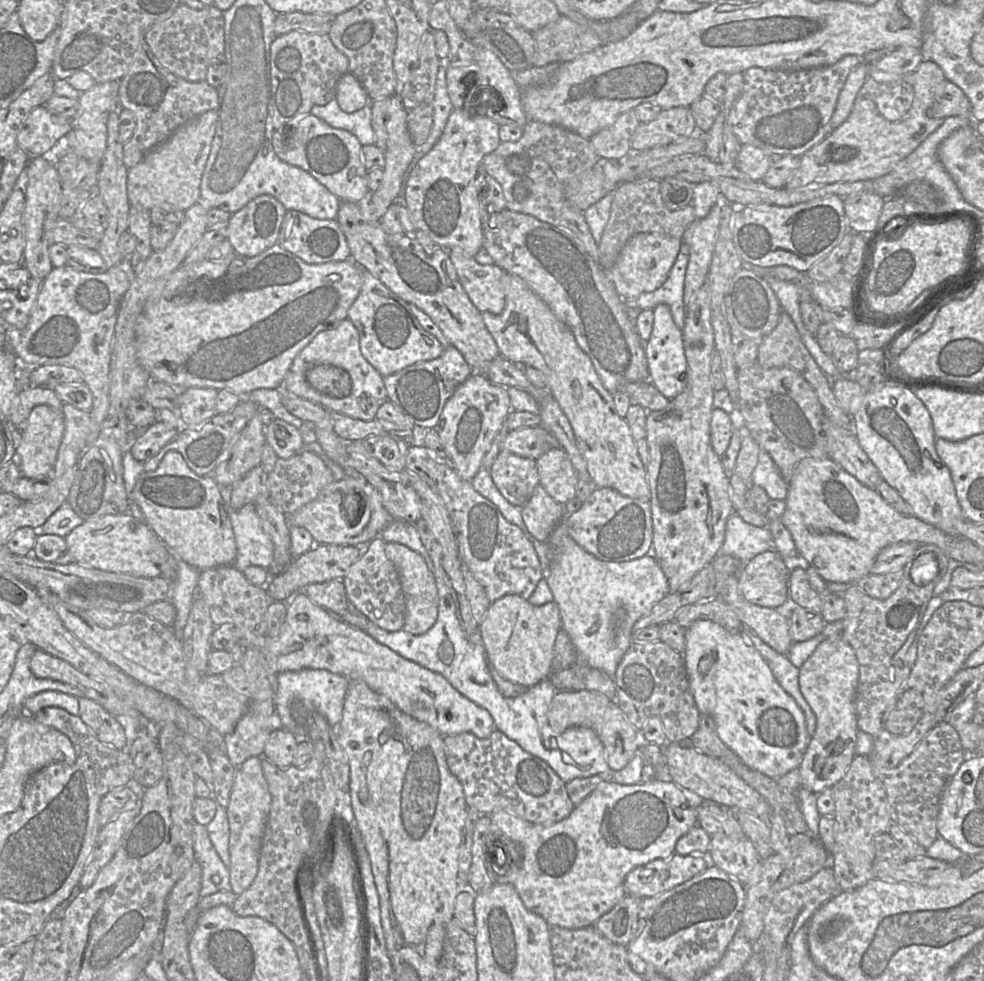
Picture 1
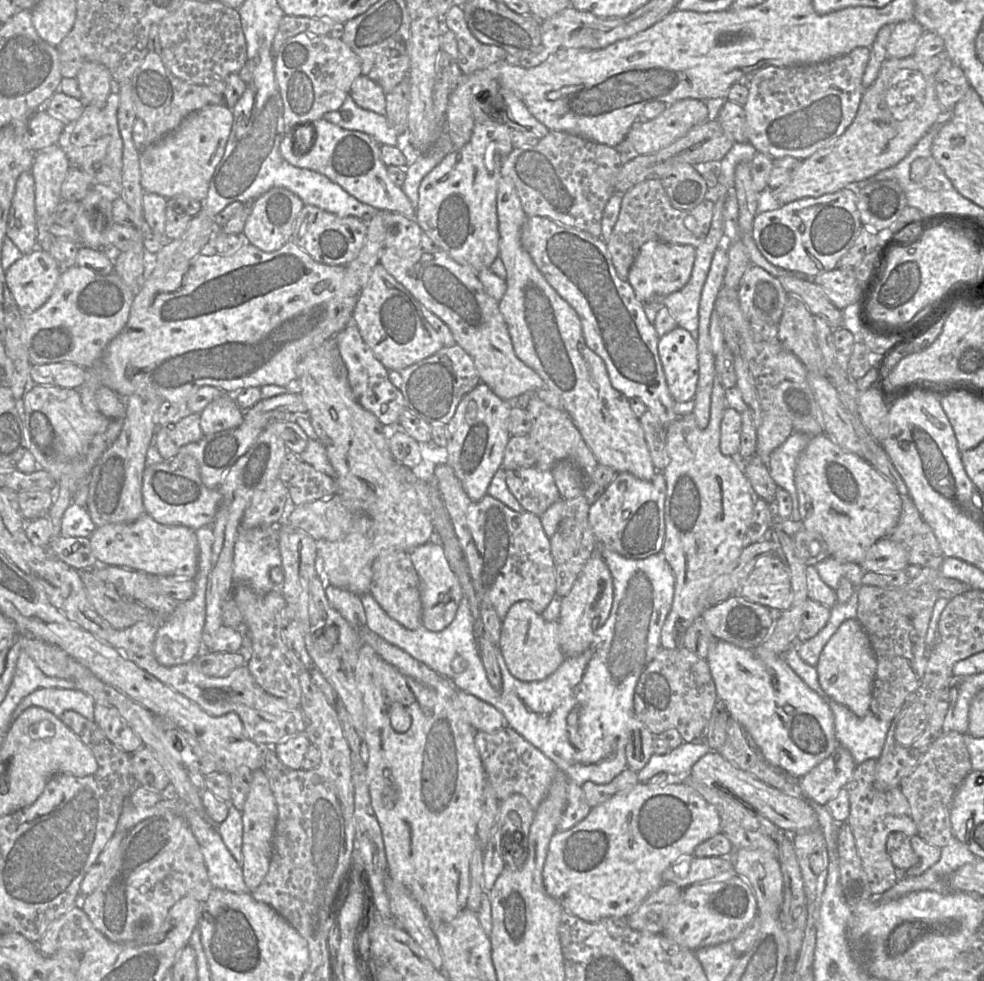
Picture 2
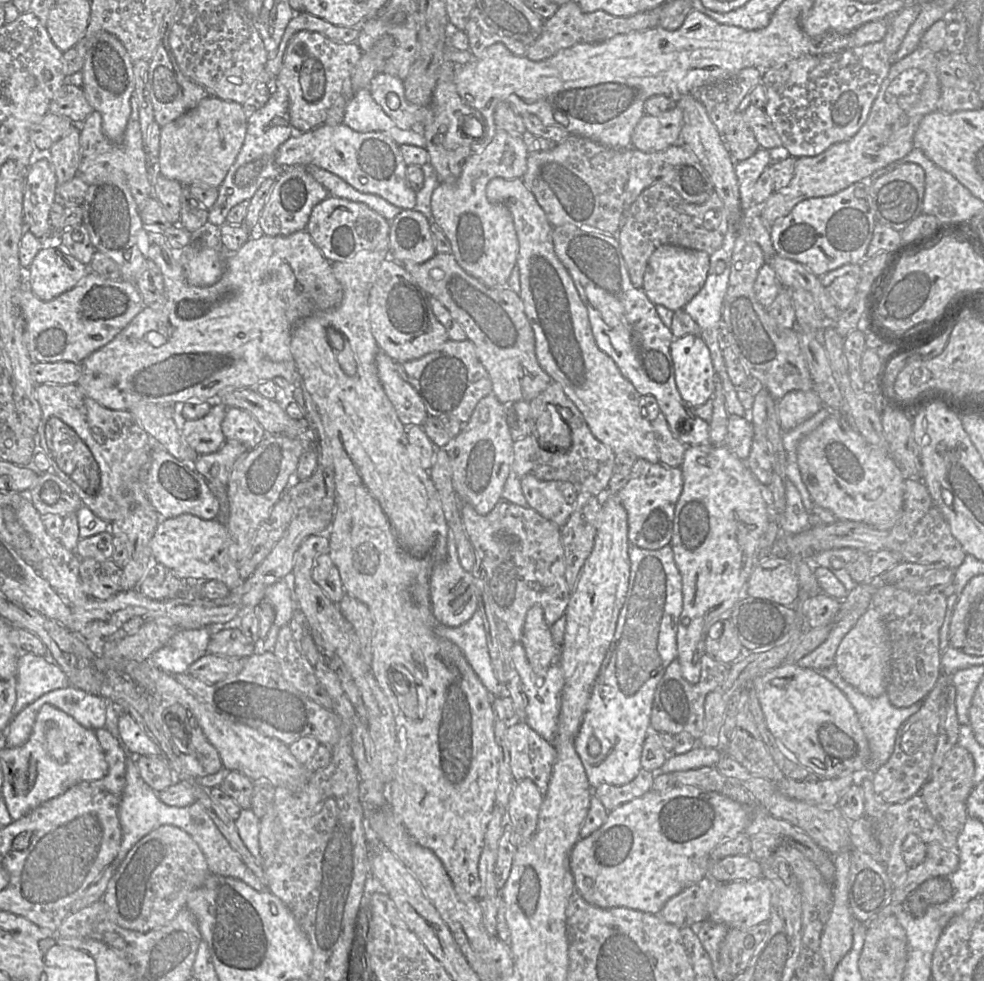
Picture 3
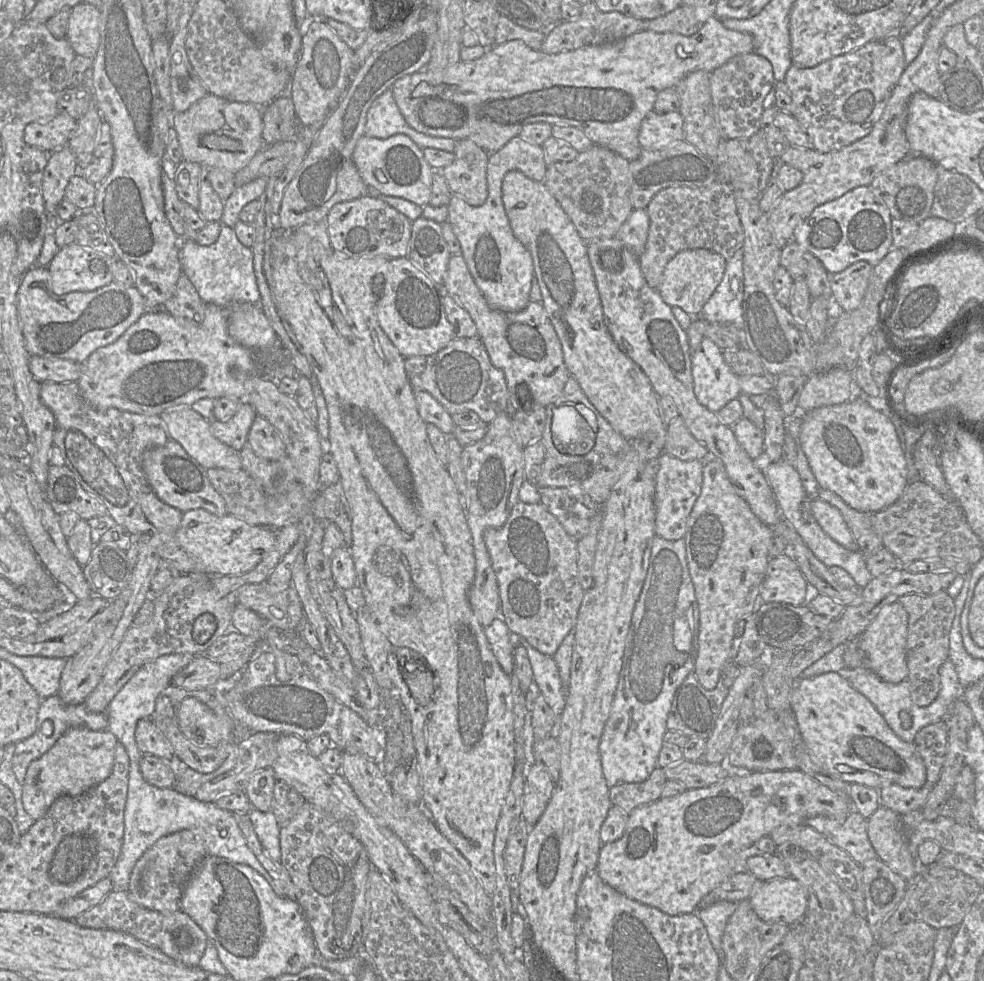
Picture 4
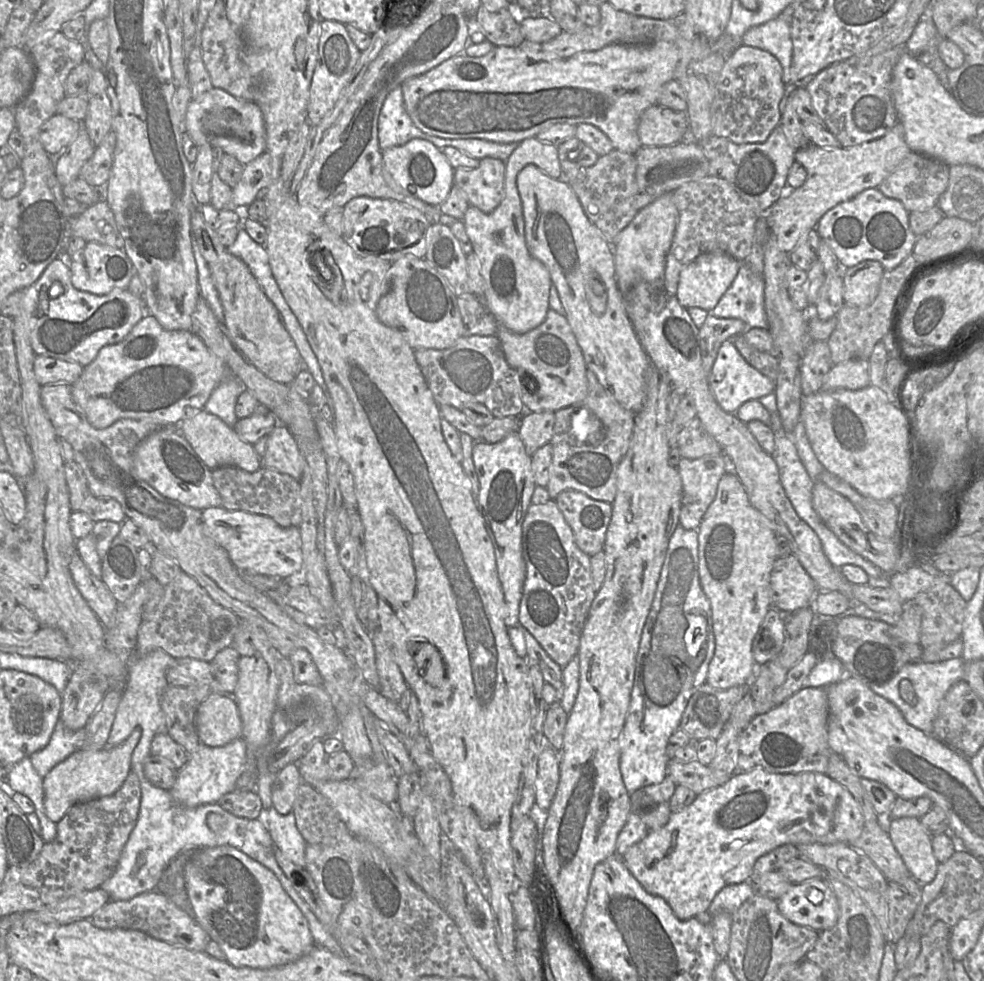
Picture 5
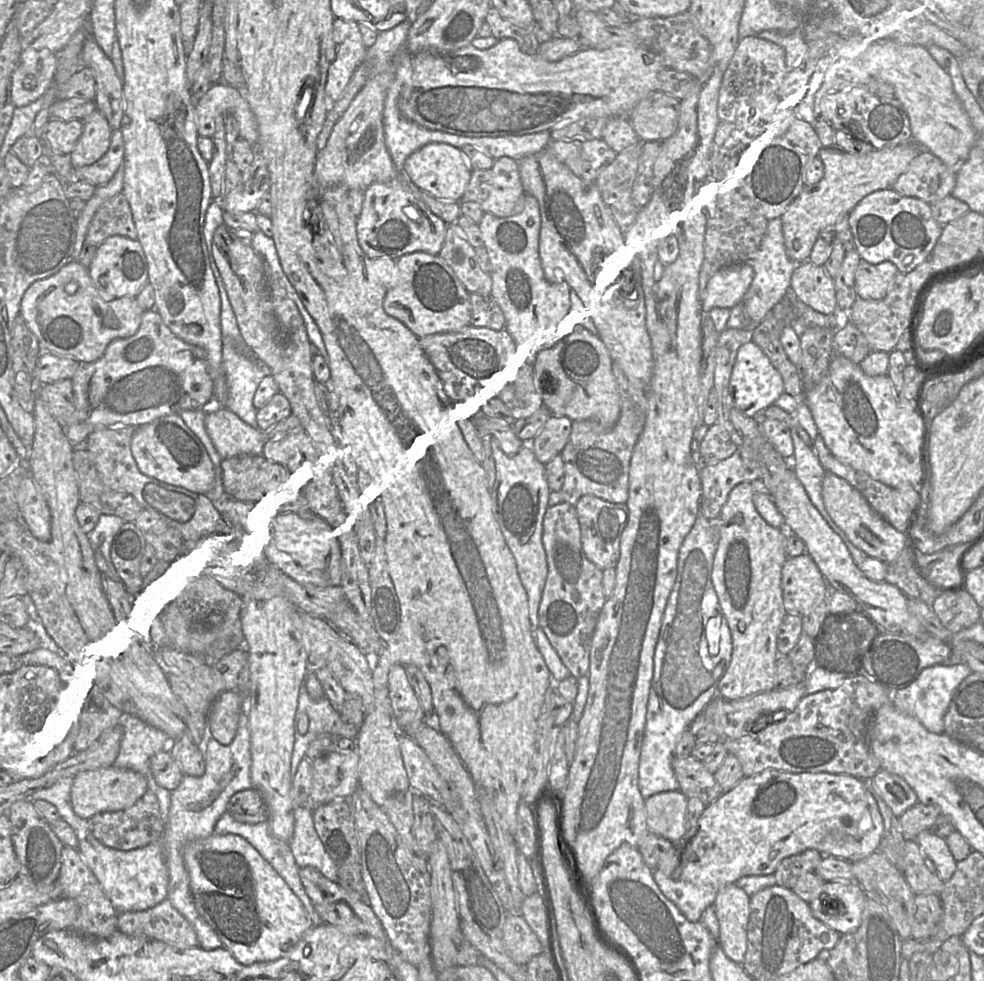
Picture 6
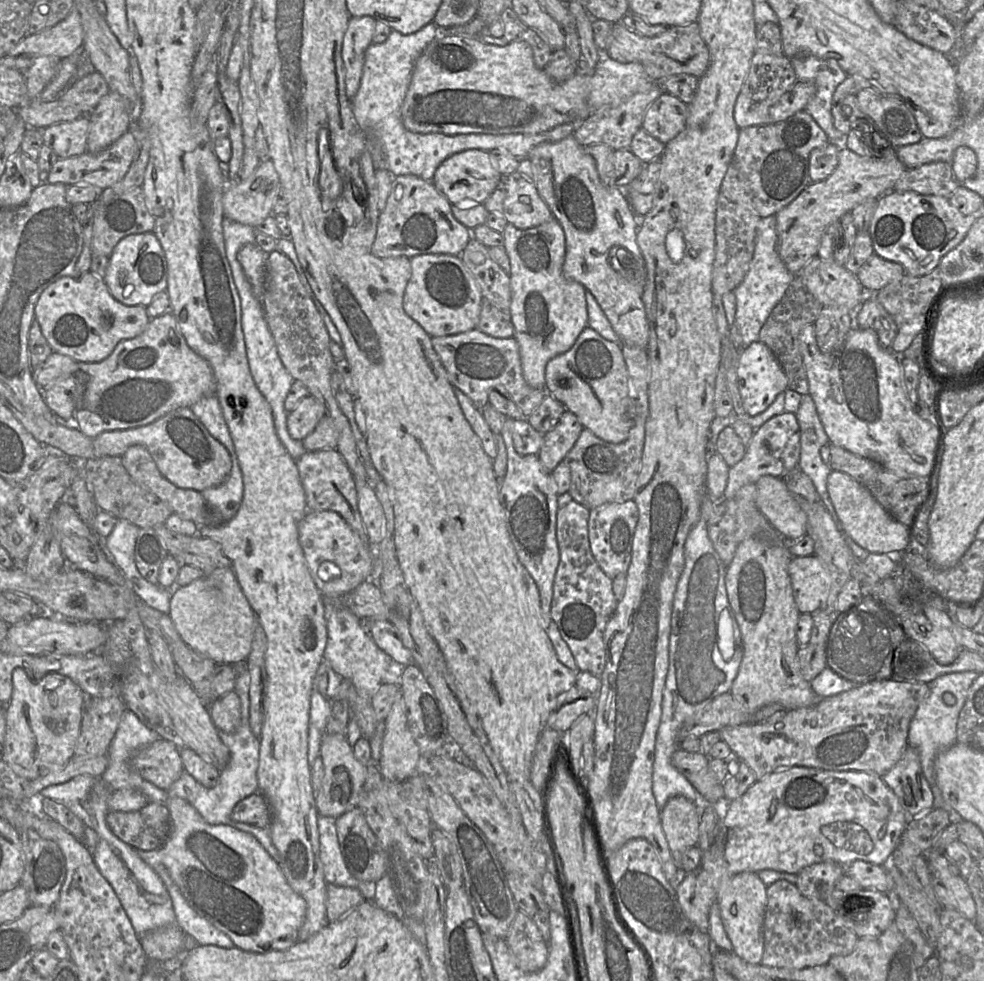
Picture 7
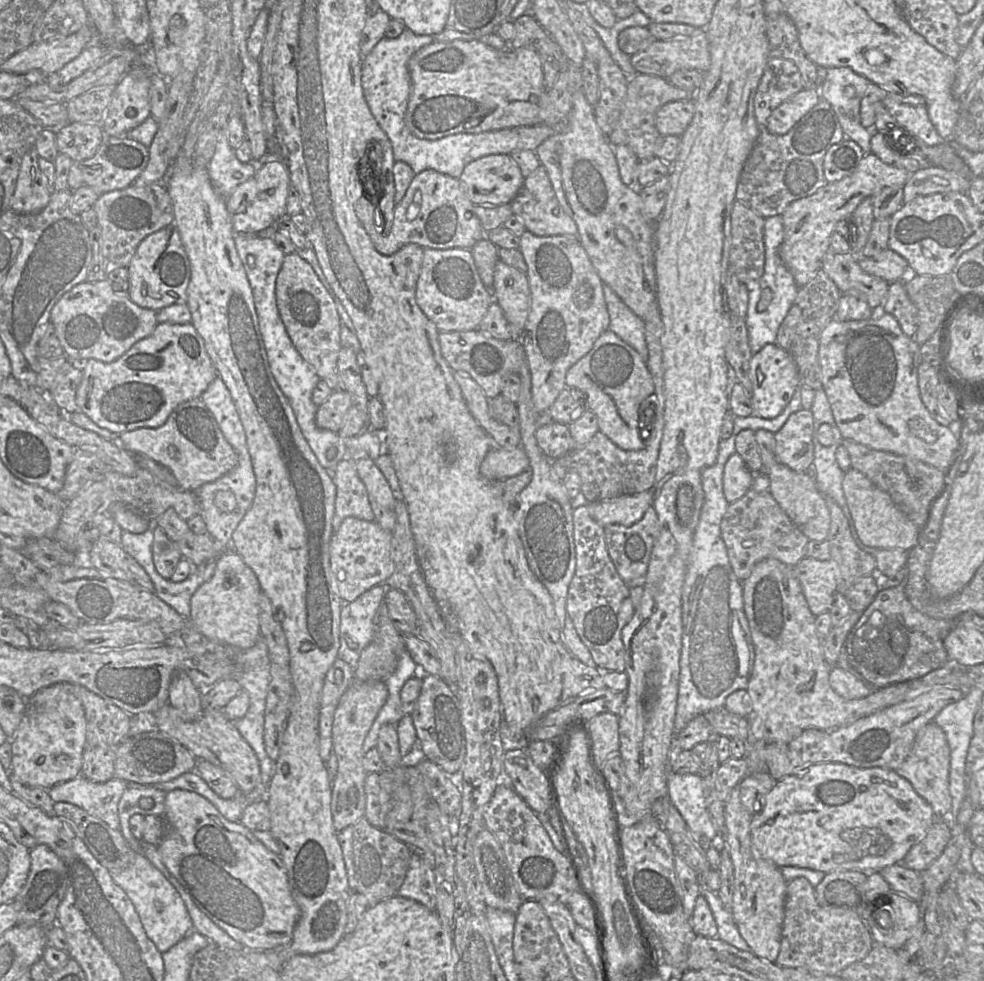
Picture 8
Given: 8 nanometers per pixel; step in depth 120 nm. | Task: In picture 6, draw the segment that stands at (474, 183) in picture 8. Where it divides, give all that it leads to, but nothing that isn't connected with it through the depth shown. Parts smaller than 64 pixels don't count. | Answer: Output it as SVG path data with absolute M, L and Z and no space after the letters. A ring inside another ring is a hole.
M426 145L407 157L403 172L400 173L404 173L416 187L434 198L456 203L463 198L472 172L466 157L459 148Z

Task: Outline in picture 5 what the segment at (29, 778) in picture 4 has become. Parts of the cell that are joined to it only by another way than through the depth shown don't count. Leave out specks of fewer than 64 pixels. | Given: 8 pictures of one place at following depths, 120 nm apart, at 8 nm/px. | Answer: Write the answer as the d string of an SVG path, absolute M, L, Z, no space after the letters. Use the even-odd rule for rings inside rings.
M136 728L128 740L121 745L104 747L100 750L77 750L51 769L44 776L43 781L46 816L57 823L72 805L116 793L132 771L131 756L140 737L141 728Z

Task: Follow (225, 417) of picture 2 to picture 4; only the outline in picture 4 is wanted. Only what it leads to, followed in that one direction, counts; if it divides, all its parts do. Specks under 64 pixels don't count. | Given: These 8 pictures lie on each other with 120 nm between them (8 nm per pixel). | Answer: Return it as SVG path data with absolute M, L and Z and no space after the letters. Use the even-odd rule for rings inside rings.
M257 415L247 437L247 446L264 459L278 460L287 455L278 431L264 418Z

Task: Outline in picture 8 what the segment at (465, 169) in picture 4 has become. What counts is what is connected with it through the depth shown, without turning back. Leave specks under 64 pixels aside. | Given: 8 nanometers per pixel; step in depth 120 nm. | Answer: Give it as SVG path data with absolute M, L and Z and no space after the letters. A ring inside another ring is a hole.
M539 166L525 177L523 185L510 202L512 212L521 219L527 231L537 236L568 236L579 239L575 221L561 207L549 176L543 166Z

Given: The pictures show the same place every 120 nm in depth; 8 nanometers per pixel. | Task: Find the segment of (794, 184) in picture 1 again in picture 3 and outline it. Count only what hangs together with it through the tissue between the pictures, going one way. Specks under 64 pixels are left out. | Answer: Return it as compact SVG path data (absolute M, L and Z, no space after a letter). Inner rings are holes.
M919 46L914 52L900 60L894 60L889 73L882 82L864 125L850 139L836 143L821 154L813 157L796 158L791 182L778 192L774 192L763 204L761 219L769 227L787 216L801 201L834 195L852 184L861 182L874 172L905 157L914 148L914 133L923 117L938 109L940 83L937 76L938 54Z

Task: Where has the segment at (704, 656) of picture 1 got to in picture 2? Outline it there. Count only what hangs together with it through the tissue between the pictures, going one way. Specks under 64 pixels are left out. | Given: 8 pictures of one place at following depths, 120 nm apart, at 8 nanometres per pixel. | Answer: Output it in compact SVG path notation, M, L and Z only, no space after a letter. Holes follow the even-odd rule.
M716 639L706 655L718 701L724 703L729 718L739 722L768 764L786 770L796 781L830 756L840 745L835 731L835 715L830 704L812 690L781 656L761 658L755 650Z

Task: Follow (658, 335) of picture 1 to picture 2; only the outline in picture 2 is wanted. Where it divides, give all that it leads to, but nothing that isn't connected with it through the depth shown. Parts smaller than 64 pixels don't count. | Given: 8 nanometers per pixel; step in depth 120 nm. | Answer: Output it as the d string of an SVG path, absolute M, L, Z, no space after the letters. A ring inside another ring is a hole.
M677 326L660 337L658 352L668 389L675 401L693 400L699 379L696 340L689 331Z

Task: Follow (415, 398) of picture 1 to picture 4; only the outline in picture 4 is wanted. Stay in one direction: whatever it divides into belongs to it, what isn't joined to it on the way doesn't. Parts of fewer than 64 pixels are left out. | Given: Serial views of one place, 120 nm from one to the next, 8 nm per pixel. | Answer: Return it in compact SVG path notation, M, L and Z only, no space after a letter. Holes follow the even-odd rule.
M478 337L454 339L447 347L433 355L406 358L405 371L414 389L428 392L451 415L472 410L478 414L482 423L489 424L499 414L509 412L505 375L492 364L484 344Z

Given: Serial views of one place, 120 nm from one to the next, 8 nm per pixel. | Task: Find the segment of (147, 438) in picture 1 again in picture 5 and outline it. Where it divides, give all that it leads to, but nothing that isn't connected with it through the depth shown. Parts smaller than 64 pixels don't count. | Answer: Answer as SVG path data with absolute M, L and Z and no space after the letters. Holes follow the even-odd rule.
M259 404L250 416L239 419L232 428L243 441L254 444L278 424L275 414Z

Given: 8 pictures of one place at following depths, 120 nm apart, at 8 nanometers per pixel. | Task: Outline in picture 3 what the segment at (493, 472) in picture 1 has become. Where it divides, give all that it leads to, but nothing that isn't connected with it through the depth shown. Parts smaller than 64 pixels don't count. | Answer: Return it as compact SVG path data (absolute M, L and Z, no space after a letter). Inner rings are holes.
M533 473L520 478L520 485L528 507L559 528L565 525L574 511L580 492L569 482L544 481Z

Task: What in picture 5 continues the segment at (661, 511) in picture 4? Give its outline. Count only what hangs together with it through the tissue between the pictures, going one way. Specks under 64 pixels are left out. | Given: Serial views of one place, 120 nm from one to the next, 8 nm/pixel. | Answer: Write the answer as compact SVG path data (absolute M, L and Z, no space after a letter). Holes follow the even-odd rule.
M720 454L694 460L681 458L677 461L676 468L681 476L683 485L679 524L684 529L697 530L708 507L716 496L720 479L726 473L733 472L731 471L731 464L724 455Z

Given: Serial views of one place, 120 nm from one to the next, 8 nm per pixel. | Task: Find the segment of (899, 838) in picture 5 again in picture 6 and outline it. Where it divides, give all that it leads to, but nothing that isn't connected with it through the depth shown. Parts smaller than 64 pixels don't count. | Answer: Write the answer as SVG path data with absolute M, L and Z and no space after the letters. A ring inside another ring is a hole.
M930 830L921 832L914 840L923 855L930 859L939 879L946 882L956 869L957 861L951 854L944 838L934 835Z

